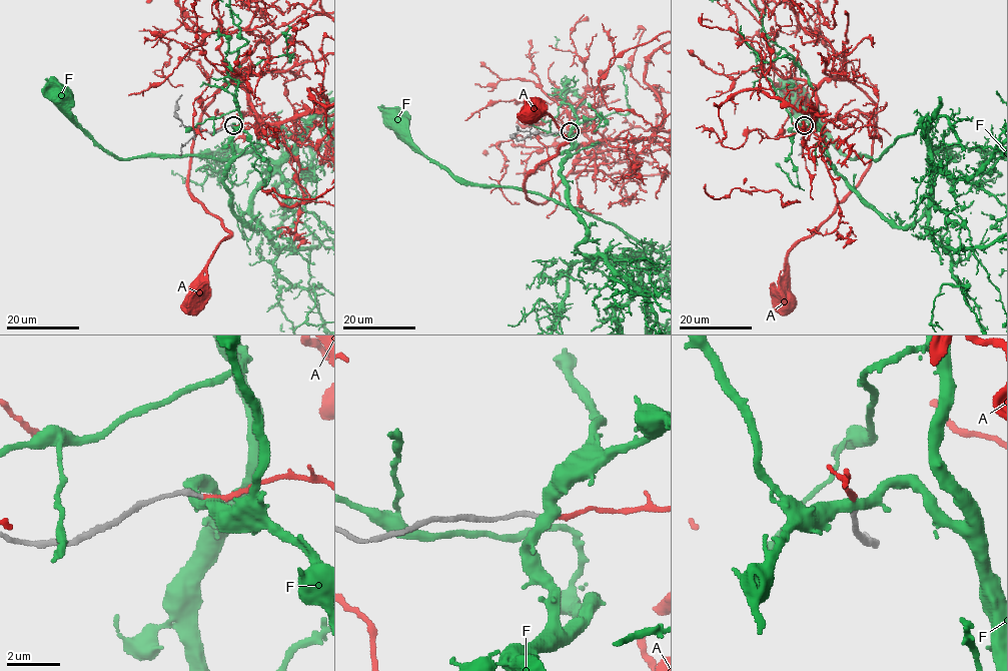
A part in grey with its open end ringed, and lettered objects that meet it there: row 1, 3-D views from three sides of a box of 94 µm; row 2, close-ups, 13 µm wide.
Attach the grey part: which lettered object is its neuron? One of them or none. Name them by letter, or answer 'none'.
A

